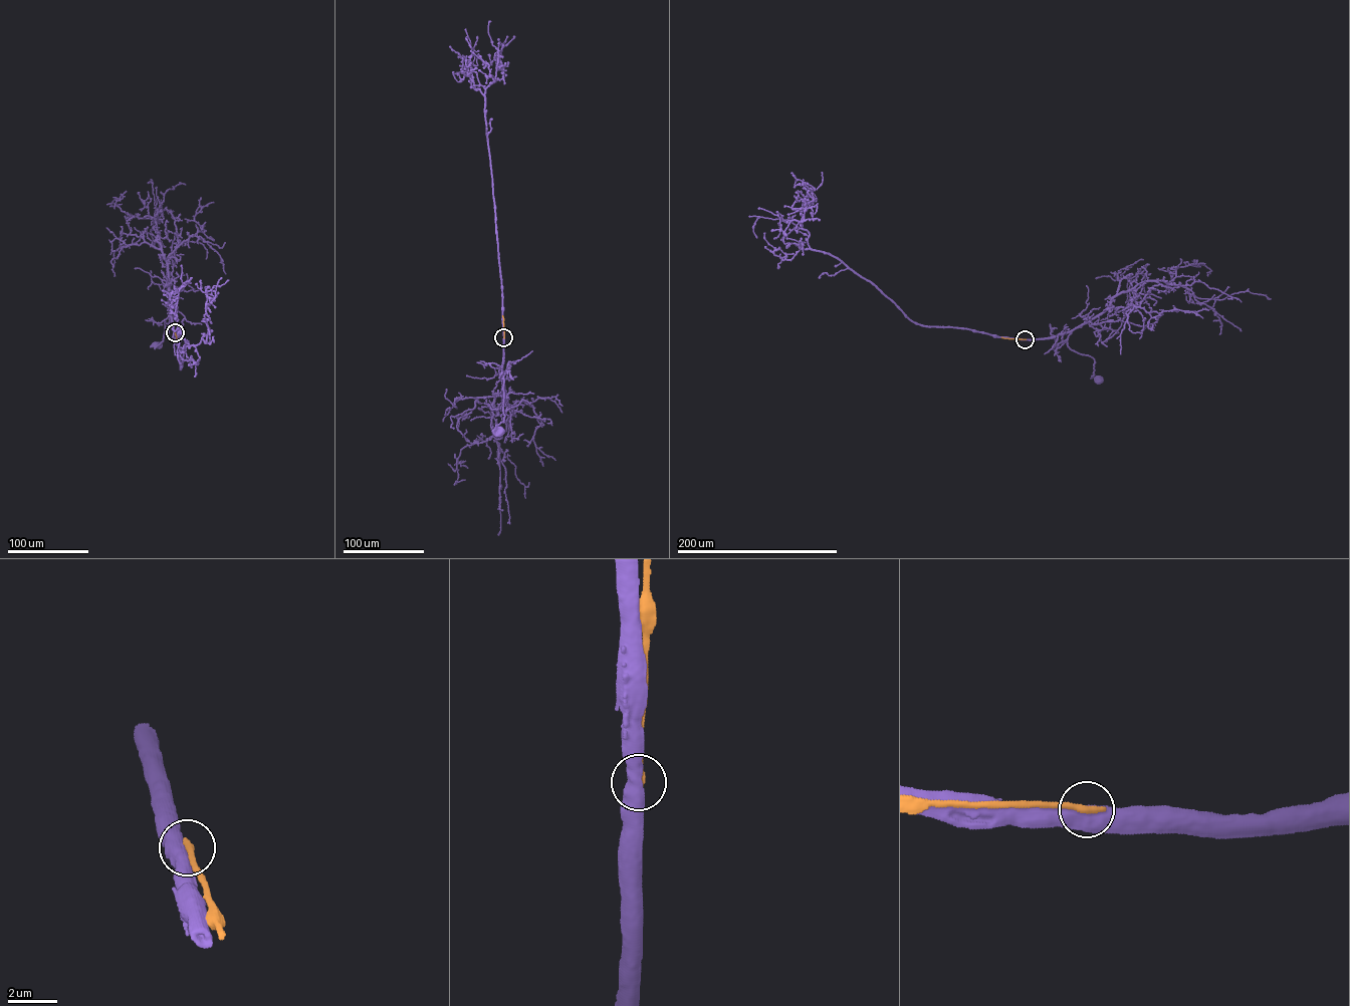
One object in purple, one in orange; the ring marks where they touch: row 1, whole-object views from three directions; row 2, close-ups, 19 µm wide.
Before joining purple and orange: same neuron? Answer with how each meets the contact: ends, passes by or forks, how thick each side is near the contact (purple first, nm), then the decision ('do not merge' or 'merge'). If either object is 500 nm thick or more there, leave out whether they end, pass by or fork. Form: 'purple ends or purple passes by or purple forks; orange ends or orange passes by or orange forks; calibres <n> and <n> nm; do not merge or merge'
calibres 550 and 320 nm; do not merge

